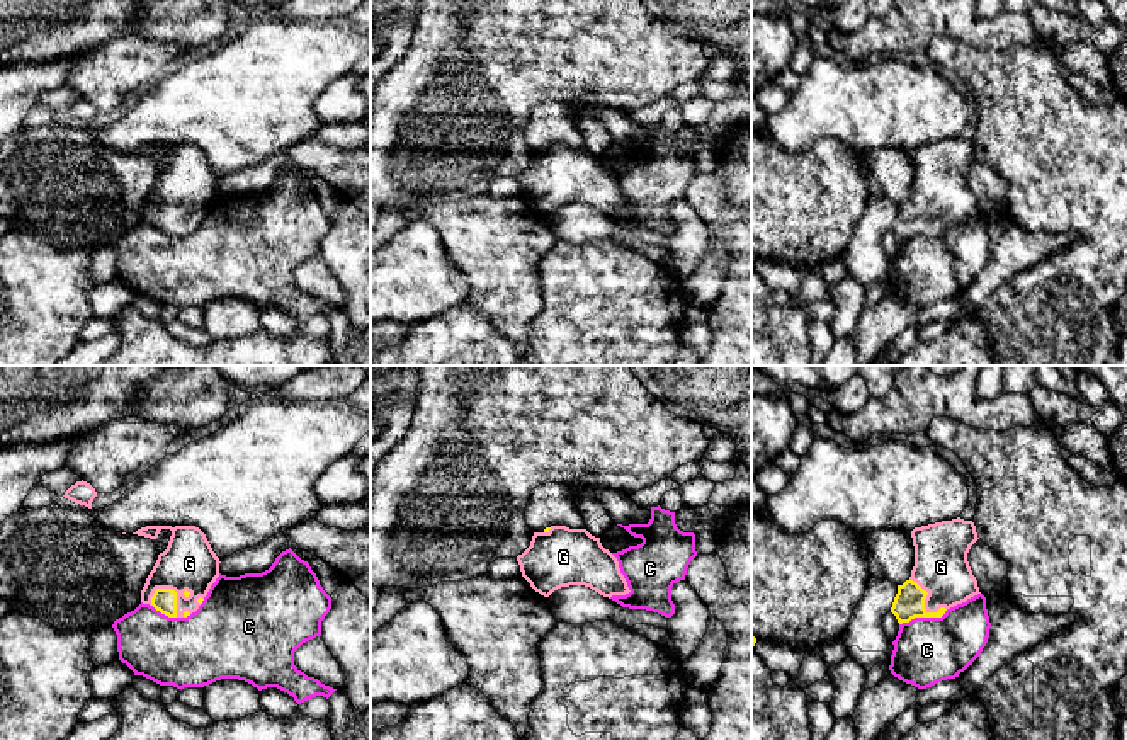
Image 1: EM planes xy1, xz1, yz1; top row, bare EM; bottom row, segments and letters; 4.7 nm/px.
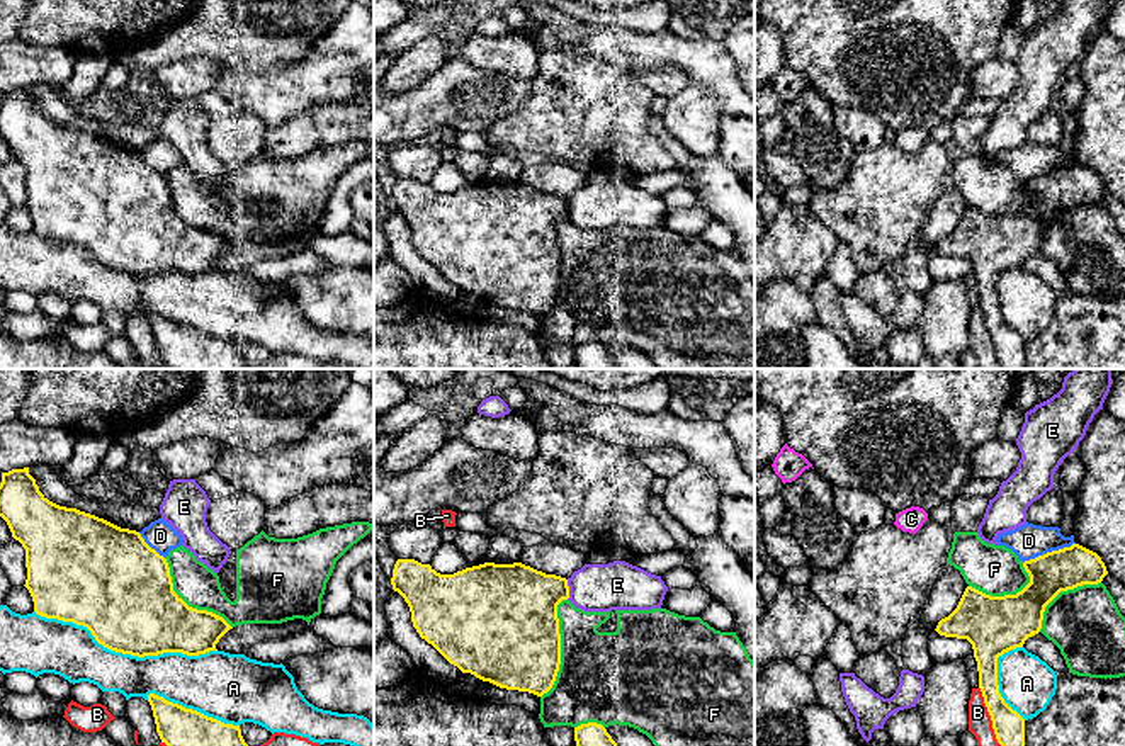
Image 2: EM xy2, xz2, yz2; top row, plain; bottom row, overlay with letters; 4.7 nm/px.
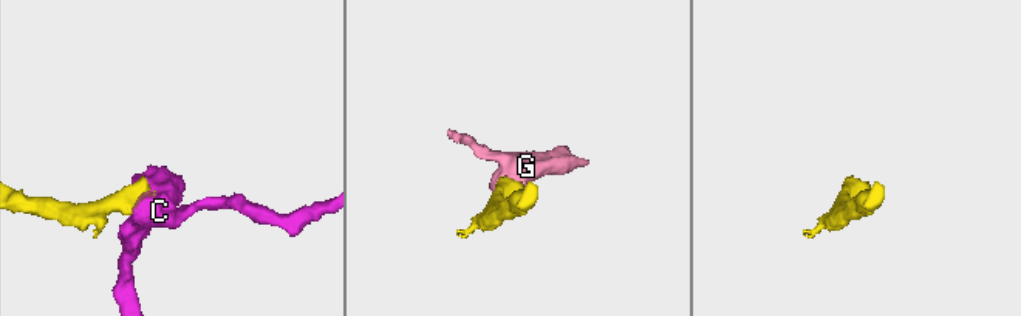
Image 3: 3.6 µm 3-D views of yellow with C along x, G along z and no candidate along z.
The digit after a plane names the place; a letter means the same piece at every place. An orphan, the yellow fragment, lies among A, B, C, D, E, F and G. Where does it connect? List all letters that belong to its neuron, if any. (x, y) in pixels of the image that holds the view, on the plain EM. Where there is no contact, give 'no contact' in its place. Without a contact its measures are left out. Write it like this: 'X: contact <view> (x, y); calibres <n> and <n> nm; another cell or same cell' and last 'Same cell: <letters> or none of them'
A: contact xy2 (124, 272); calibres 460 and 240 nm; another cell
B: contact yz2 (991, 337); calibres 150 and 110 nm; another cell
C: contact yz1 (923, 235); calibres 140 and 320 nm; another cell
D: contact yz2 (1049, 172); calibres 200 and 160 nm; another cell
E: contact xz2 (568, 209); calibres 380 and 220 nm; another cell
F: contact xz2 (559, 267); calibres 480 and 440 nm; another cell
G: contact xy1 (175, 215); calibres 110 and 260 nm; same cell
Same cell: G

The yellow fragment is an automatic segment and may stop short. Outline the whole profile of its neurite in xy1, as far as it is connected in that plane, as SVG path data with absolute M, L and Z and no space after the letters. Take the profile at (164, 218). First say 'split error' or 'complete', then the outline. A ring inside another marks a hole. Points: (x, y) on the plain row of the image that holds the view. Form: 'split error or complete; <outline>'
split error; M146 145L133 153L156 158L161 148L170 148L172 155L146 197L141 221L168 236L187 236L219 196L221 180L195 145Z

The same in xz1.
split error; M551 145L542 151L534 151L530 165L517 175L522 196L530 206L544 216L554 209L569 204L585 204L603 216L629 213L627 201L620 192L617 177L602 165L600 157L586 148L569 148L566 145Z

